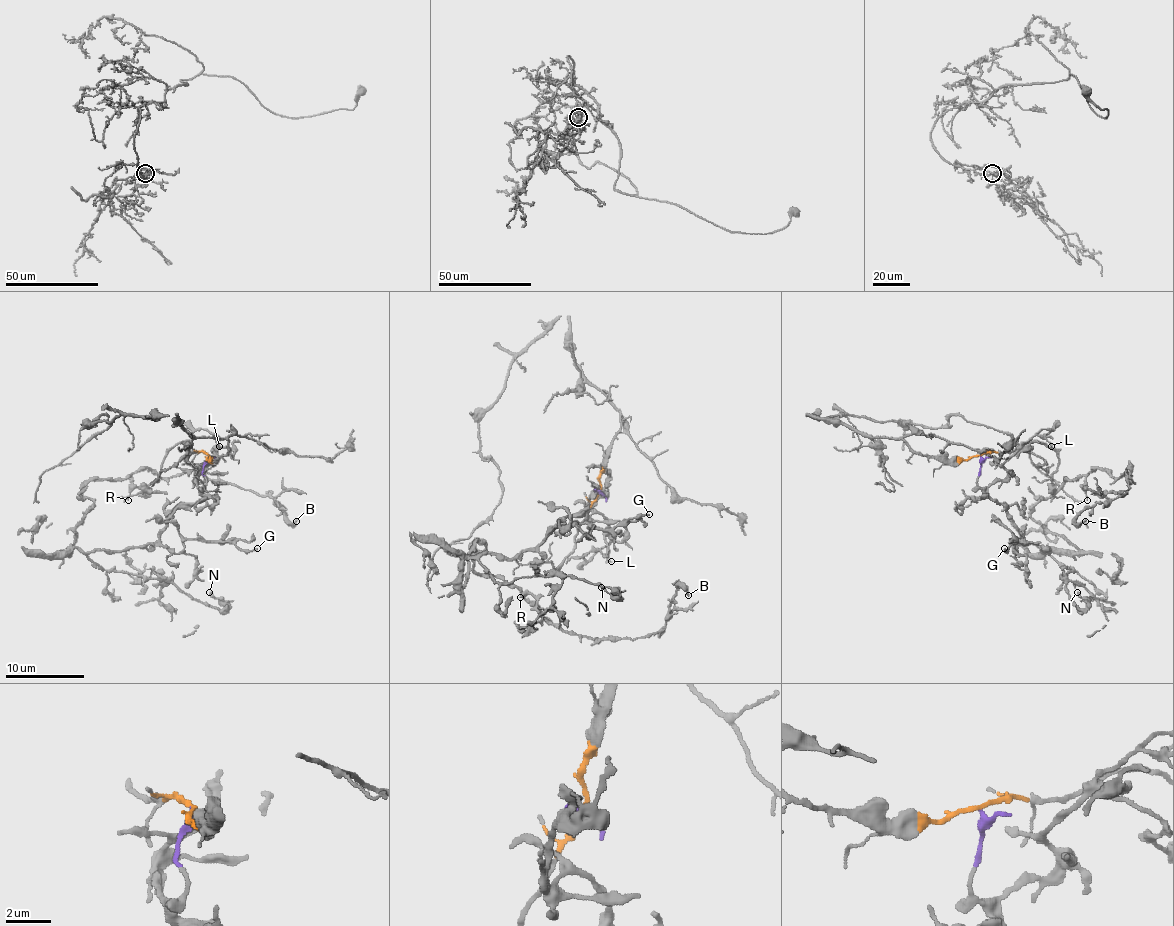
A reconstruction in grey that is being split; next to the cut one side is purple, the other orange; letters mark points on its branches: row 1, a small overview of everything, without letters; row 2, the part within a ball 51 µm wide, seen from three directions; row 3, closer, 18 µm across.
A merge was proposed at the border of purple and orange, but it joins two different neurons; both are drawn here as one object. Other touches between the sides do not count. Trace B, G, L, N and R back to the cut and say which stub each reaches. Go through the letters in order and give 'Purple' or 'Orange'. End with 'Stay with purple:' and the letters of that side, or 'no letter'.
B: Purple
G: Purple
L: Purple
N: Purple
R: Purple
Stay with purple: B, G, L, N, R

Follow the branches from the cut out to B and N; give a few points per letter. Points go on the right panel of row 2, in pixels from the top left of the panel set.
B: (979, 455), (979, 487), (1046, 552), (1075, 548), (1030, 516), (1038, 502), (1093, 469), (1129, 469), (1085, 520)
N: (979, 455), (979, 487), (1006, 508), (1024, 542), (1072, 569), (1066, 579), (1079, 609), (1085, 607), (1077, 591)

